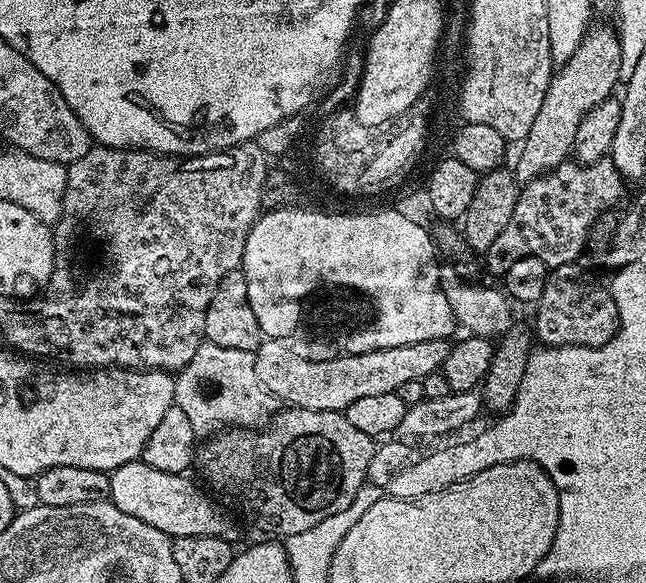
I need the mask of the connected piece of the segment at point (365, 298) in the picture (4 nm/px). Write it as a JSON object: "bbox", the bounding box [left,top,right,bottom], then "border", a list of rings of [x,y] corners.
{"bbox":[278,280,380,360],"border":[[[316,280],[300,300],[296,300],[296,324],[278,337],[286,346],[294,346],[311,360],[329,360],[339,356],[353,356],[356,354],[354,341],[356,336],[376,328],[376,320],[380,320],[380,304],[376,304],[376,296],[368,292],[368,288],[360,288],[360,284],[344,284],[344,280]]]}

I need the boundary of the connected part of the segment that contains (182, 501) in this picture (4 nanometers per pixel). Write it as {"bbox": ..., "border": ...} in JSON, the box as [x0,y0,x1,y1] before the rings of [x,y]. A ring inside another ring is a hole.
{"bbox":[109,460,230,537],"border":[[[135,460],[115,469],[111,474],[109,499],[120,510],[141,518],[150,526],[162,530],[167,536],[178,537],[225,537],[230,528],[227,518],[210,500],[211,495],[201,486],[196,486],[184,474],[166,474],[156,470],[143,460]]]}

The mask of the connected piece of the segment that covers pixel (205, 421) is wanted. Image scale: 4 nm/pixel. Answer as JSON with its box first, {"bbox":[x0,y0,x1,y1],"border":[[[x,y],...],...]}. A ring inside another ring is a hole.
{"bbox":[175,344,278,438],"border":[[[209,344],[198,346],[194,358],[185,368],[175,373],[175,407],[181,408],[190,418],[197,437],[208,438],[227,428],[261,427],[277,411],[278,401],[258,382],[255,352],[229,350],[226,346]],[[213,384],[216,389],[208,392]]]}

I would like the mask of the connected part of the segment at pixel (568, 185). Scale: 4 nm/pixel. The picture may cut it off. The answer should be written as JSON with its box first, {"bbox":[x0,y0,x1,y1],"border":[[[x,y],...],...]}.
{"bbox":[482,158,624,278],"border":[[[610,158],[593,164],[559,164],[545,176],[534,178],[521,187],[514,214],[510,214],[510,222],[506,222],[506,227],[490,245],[490,250],[483,253],[482,260],[488,263],[489,270],[496,278],[503,278],[506,270],[510,270],[518,258],[542,258],[549,269],[577,263],[588,244],[588,235],[596,219],[623,198],[624,187],[624,175]]]}

